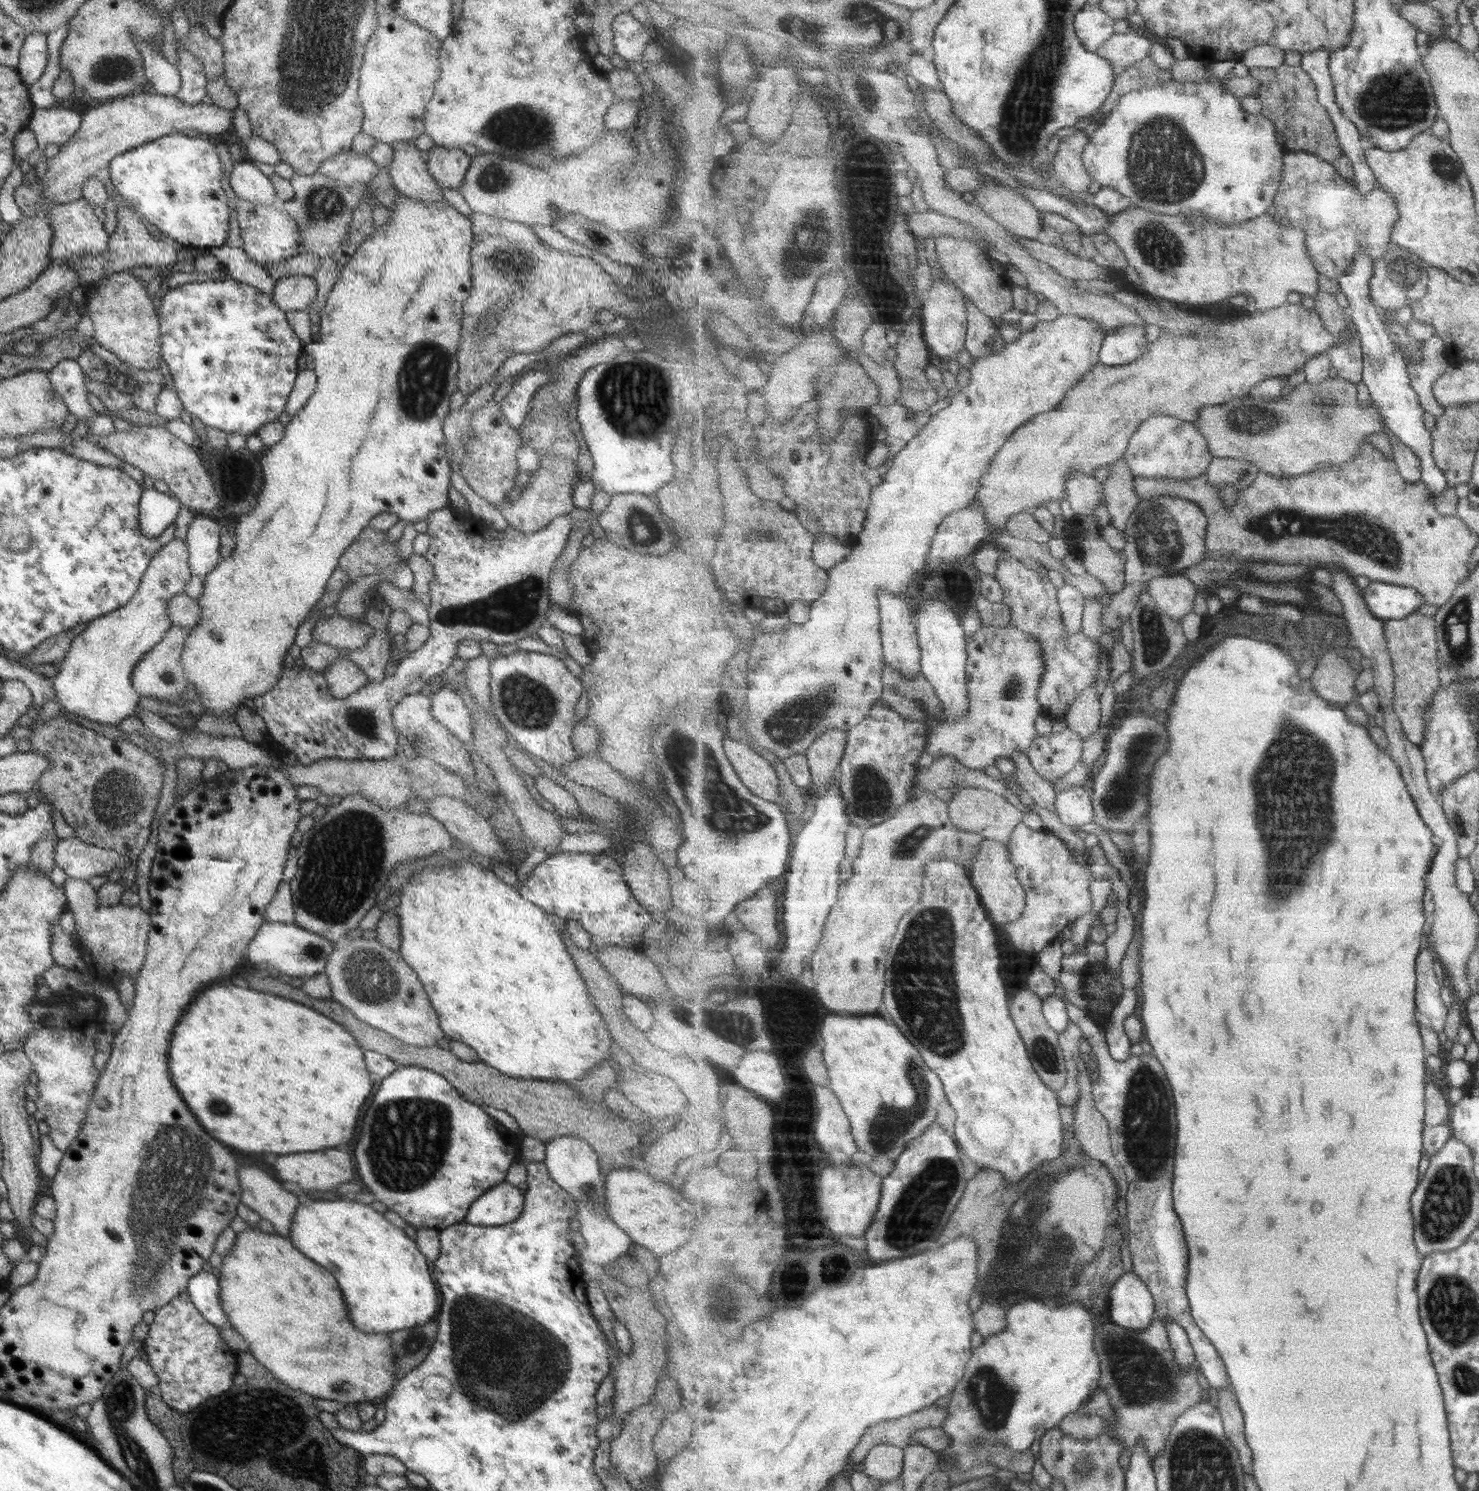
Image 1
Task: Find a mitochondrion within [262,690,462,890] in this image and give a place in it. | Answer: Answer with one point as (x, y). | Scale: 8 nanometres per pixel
(363, 722)

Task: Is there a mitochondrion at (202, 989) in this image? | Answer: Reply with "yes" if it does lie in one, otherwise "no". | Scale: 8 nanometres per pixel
no

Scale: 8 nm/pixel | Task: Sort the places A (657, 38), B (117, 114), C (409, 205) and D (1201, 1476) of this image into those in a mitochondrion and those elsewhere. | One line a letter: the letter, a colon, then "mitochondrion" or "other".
A: other
B: other
C: other
D: mitochondrion

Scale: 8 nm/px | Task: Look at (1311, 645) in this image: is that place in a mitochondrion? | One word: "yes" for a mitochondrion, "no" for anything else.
yes

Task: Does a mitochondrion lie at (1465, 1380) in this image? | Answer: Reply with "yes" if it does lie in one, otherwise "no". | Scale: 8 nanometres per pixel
yes

